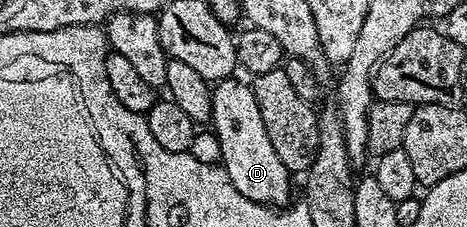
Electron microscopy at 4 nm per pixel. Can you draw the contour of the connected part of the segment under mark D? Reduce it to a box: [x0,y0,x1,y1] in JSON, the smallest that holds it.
[212,78,292,206]

